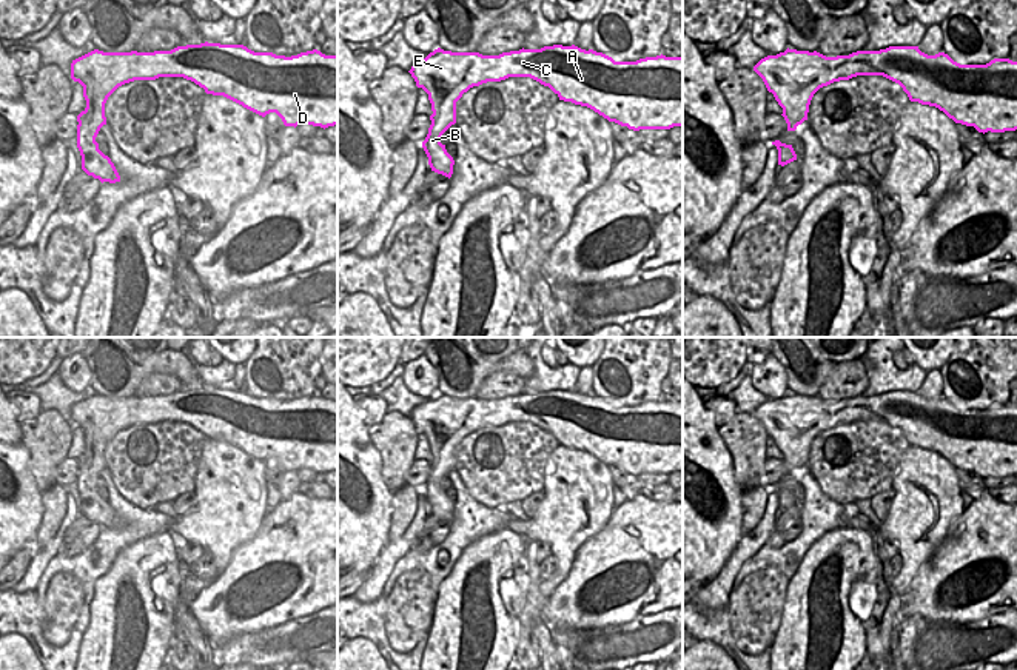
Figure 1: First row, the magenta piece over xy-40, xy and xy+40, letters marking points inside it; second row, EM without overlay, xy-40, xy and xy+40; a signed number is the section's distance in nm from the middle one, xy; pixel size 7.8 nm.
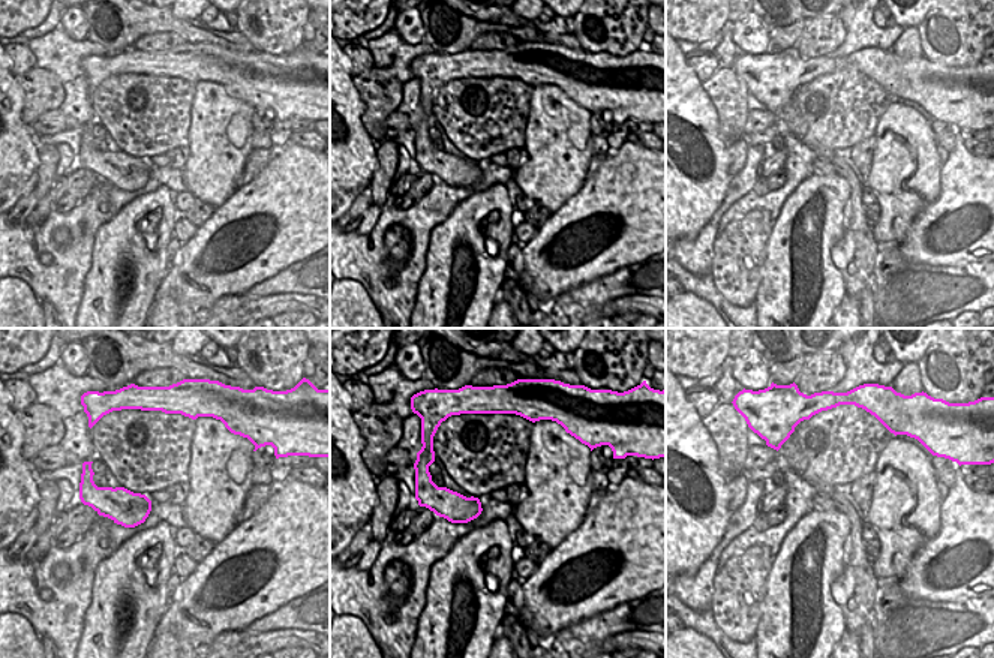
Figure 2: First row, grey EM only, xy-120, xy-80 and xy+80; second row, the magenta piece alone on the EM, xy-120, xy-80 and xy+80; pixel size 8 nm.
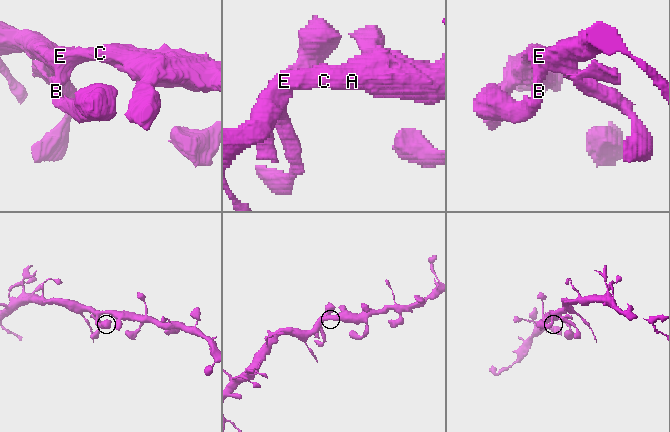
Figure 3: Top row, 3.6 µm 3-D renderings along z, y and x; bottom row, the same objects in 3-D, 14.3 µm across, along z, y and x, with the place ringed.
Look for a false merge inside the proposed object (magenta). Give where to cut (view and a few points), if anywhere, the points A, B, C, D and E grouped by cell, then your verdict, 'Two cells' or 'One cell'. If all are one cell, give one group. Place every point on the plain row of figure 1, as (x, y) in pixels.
No split. Groups: A B C D E. One cell.

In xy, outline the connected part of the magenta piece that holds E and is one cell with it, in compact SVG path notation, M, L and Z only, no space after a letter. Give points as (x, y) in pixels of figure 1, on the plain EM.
M575 390L544 391L541 394L519 394L499 400L482 400L479 397L451 397L441 393L425 404L413 408L408 416L428 439L433 459L428 479L422 493L428 502L431 516L451 522L453 502L441 488L442 479L456 468L456 447L473 431L487 427L501 427L508 422L530 422L549 431L559 445L587 451L629 474L670 474L683 471L683 402L646 402L636 407L615 407L612 402L593 394L581 394Z

